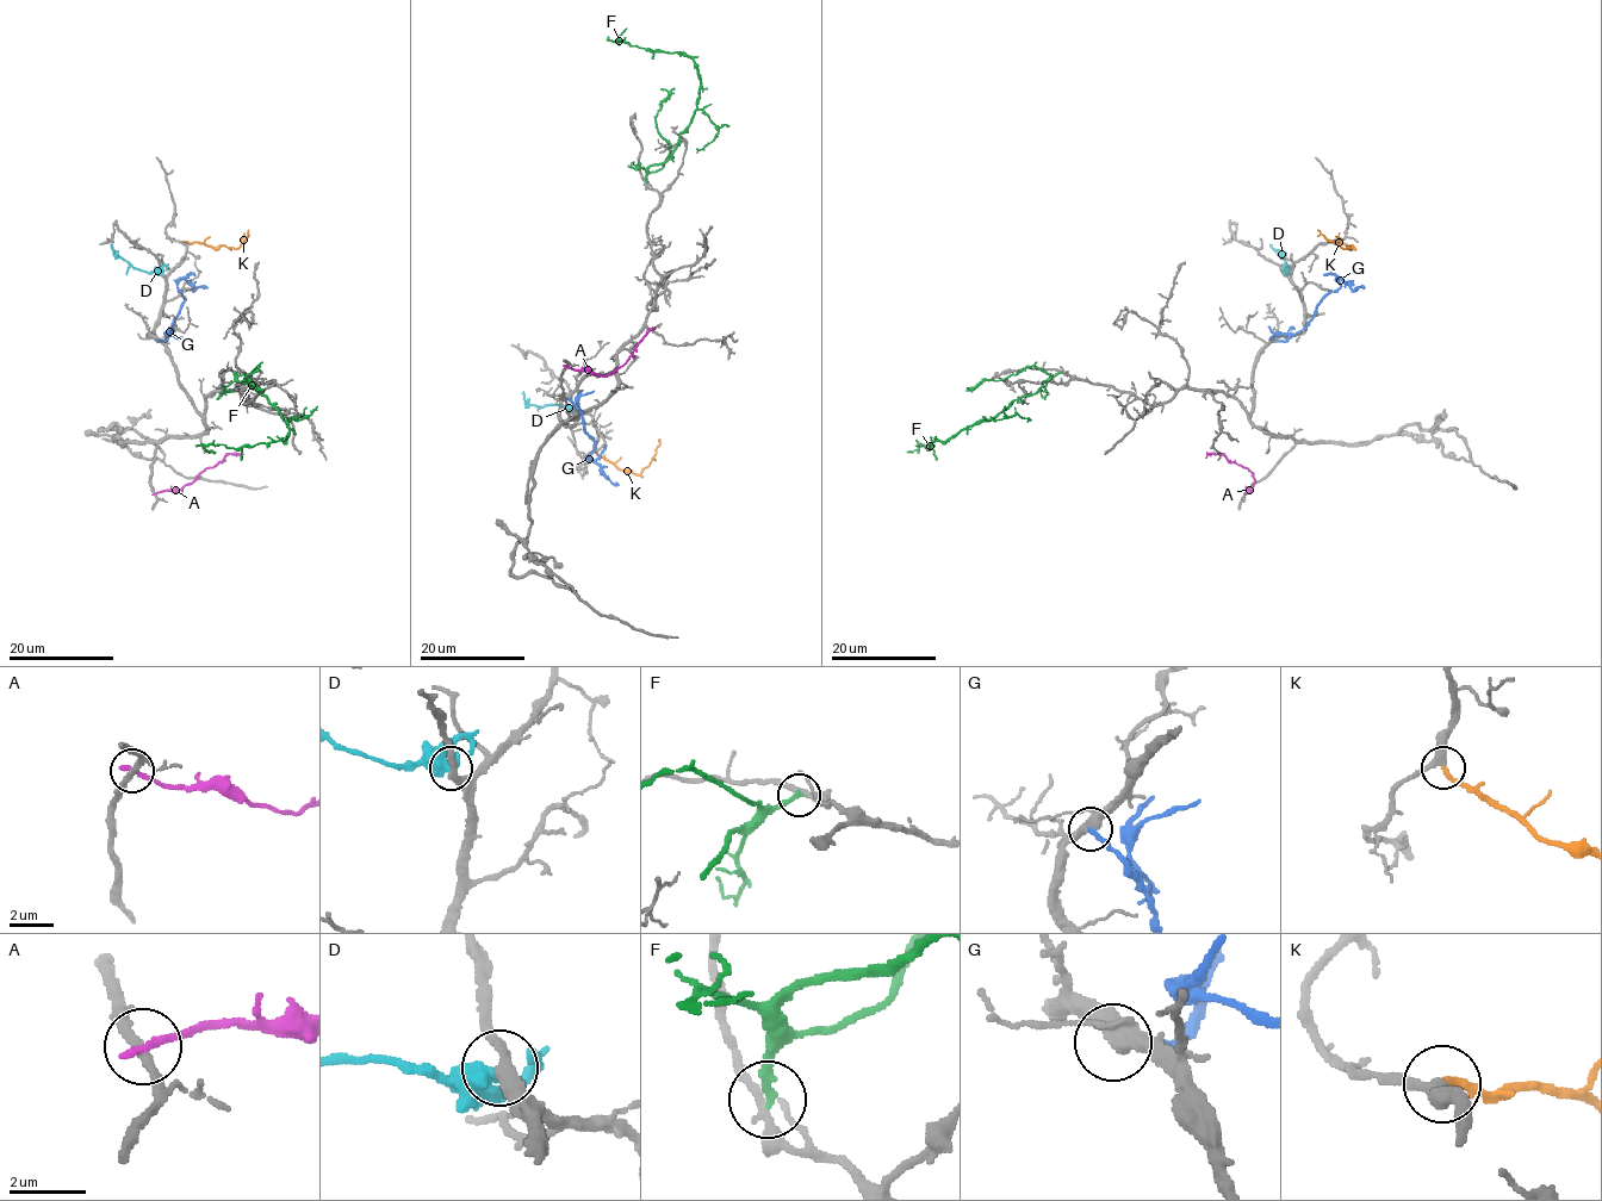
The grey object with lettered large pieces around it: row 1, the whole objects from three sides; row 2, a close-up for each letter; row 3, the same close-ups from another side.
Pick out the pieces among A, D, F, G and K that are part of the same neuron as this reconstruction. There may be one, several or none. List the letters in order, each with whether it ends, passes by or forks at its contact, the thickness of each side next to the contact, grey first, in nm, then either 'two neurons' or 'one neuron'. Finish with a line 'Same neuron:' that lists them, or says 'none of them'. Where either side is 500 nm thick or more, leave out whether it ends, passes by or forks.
A: it ends there; 240 nm thick on the grey side, 240 nm on the other; two neurons
D: 280 nm thick on the grey side, 600 nm on the other; two neurons
F: it ends there; 240 nm thick on the grey side, 260 nm on the other; two neurons
G: it ends there; 400 nm thick on the grey side, 220 nm on the other; two neurons
K: it ends there; 300 nm thick on the grey side, 220 nm on the other; one neuron
Same neuron: K

